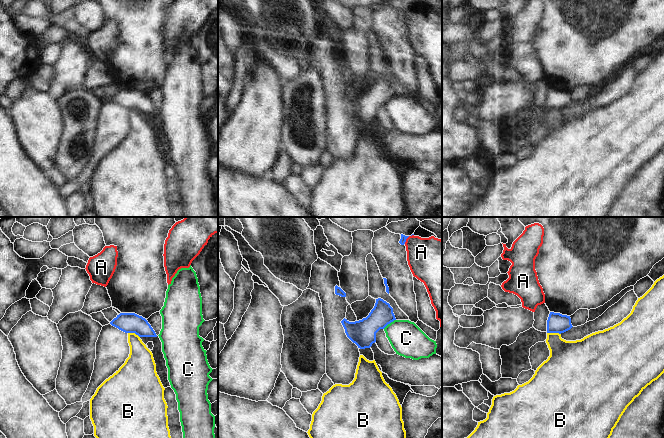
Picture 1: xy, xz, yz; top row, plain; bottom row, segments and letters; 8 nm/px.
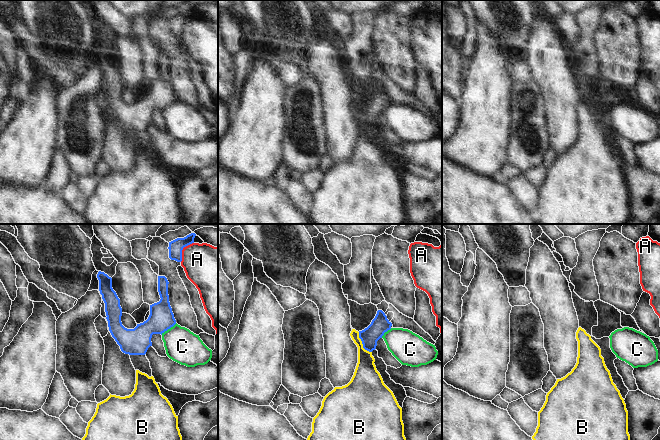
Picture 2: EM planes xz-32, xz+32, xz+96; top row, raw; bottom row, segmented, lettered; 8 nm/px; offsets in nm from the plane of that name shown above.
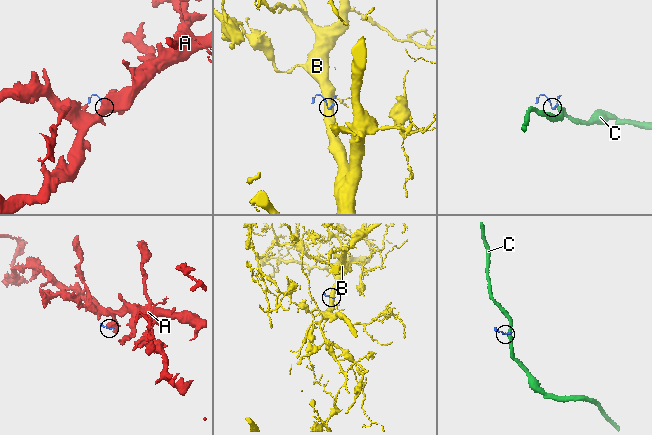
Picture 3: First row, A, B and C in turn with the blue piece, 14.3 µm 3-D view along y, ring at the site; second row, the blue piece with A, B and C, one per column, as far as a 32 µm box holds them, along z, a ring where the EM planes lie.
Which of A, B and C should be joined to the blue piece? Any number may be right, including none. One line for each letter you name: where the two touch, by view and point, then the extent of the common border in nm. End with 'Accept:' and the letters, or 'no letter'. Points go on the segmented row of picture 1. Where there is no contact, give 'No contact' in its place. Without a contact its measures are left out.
Accept: no letter

